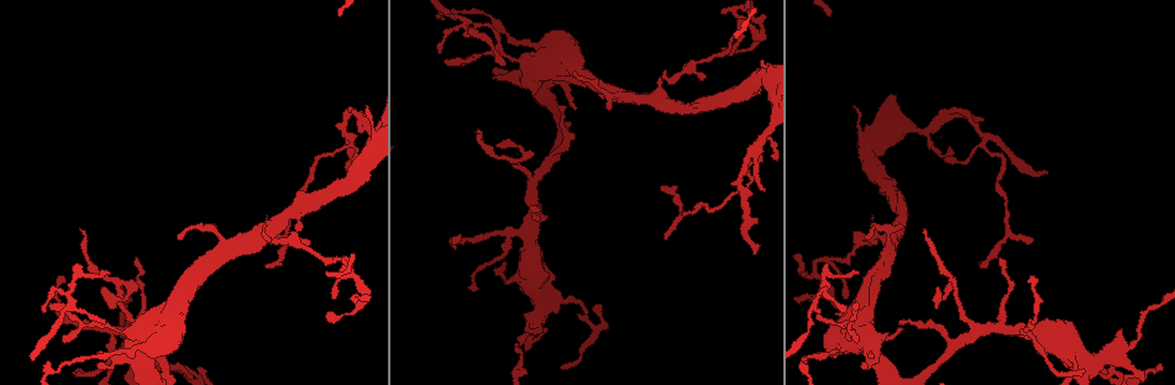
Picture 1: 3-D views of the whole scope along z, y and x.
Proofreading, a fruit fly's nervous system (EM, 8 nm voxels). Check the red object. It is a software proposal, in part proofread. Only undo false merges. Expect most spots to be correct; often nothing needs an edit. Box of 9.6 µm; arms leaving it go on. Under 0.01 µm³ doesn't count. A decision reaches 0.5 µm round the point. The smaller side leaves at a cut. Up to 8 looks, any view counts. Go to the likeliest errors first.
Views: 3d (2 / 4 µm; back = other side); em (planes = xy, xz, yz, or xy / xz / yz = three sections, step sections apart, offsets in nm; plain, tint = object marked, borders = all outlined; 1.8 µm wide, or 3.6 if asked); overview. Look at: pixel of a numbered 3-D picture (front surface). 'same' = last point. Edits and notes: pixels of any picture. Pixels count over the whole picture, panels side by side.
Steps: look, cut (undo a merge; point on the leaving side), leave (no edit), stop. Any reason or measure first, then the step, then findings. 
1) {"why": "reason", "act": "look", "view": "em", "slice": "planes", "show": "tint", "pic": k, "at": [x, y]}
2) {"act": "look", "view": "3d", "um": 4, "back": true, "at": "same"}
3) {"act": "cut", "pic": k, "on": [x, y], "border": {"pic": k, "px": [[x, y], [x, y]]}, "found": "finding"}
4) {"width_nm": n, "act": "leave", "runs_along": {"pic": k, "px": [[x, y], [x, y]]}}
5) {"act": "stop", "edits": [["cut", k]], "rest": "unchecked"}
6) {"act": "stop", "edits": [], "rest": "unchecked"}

{"why": "sharp bend", "act": "look", "view": "em", "um": 3.6, "slice": "planes", "show": "tint", "pic": 1, "at": [1070, 358]}

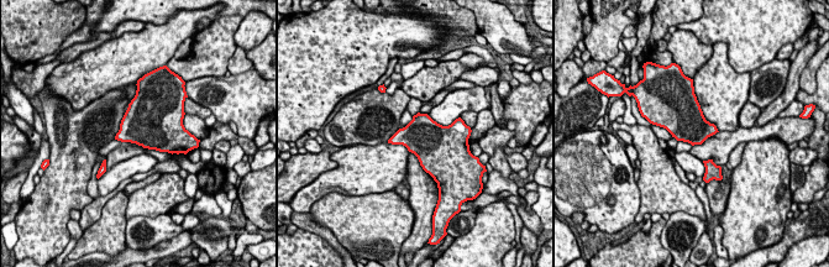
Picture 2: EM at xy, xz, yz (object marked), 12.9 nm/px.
{"width_nm": 460, "act": "leave", "found": "one neuron here"}

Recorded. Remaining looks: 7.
{"why": "a fork", "act": "look", "view": "em", "slice": "planes", "show": "plain", "pic": 1, "at": [358, 113]}

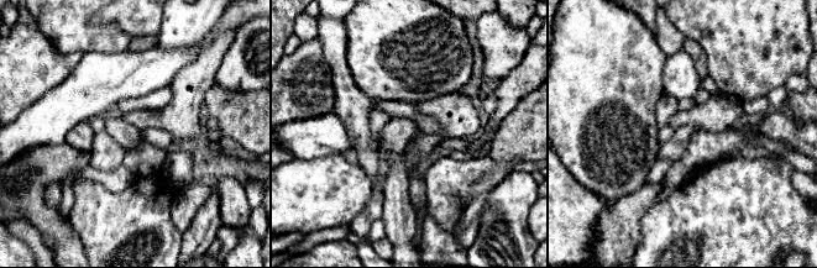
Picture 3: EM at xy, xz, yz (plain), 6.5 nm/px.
{"why": "where the object lies", "act": "look", "view": "em", "slice": "planes", "show": "tint", "at": "same"}

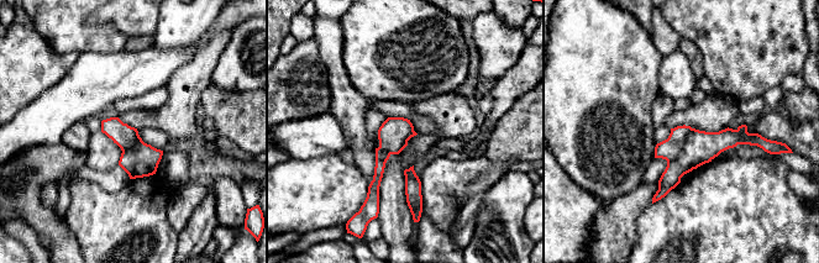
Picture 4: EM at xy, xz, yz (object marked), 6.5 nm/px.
{"act": "leave", "found": "continuous, no second neuron"}

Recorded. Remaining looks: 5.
{"why": "thick turns thin", "act": "look", "view": "3d", "um": 4, "pic": 1, "at": [864, 335]}

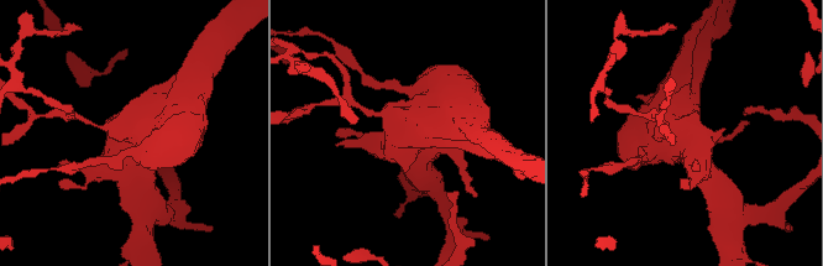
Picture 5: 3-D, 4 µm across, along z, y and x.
{"why": "shape alone is not enough", "act": "look", "view": "em", "slice": "planes", "show": "tint", "pic": 5, "at": [687, 136]}

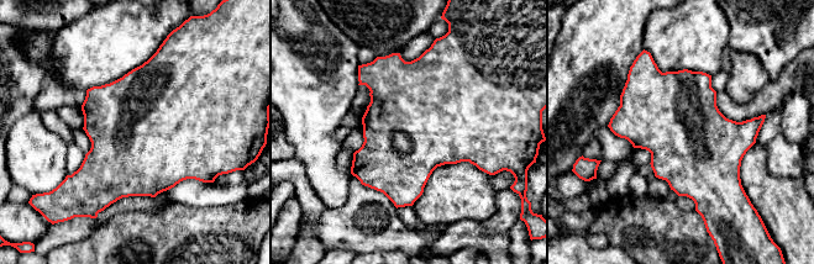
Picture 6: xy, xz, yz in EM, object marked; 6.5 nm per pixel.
{"width_nm": 600, "act": "leave", "found": "one neuron here"}

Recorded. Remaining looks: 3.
{"act": "stop", "edits": [], "rest": "unchecked"}

